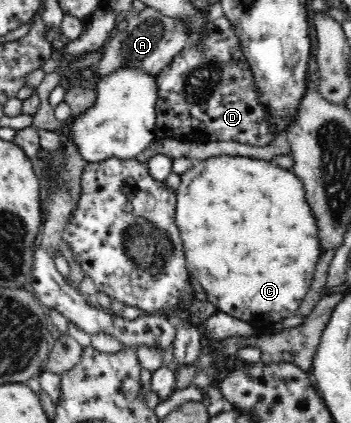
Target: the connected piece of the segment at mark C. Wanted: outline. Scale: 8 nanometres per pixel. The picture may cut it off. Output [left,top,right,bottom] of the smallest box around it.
[174,154,322,323]

